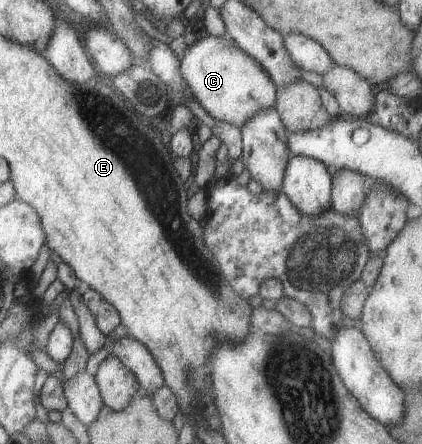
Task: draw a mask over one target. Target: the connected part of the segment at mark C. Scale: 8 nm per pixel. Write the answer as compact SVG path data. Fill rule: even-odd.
M189 35L189 46L180 59L180 74L190 94L214 121L241 127L260 109L274 107L276 85L266 71L227 36L206 35L196 40Z

